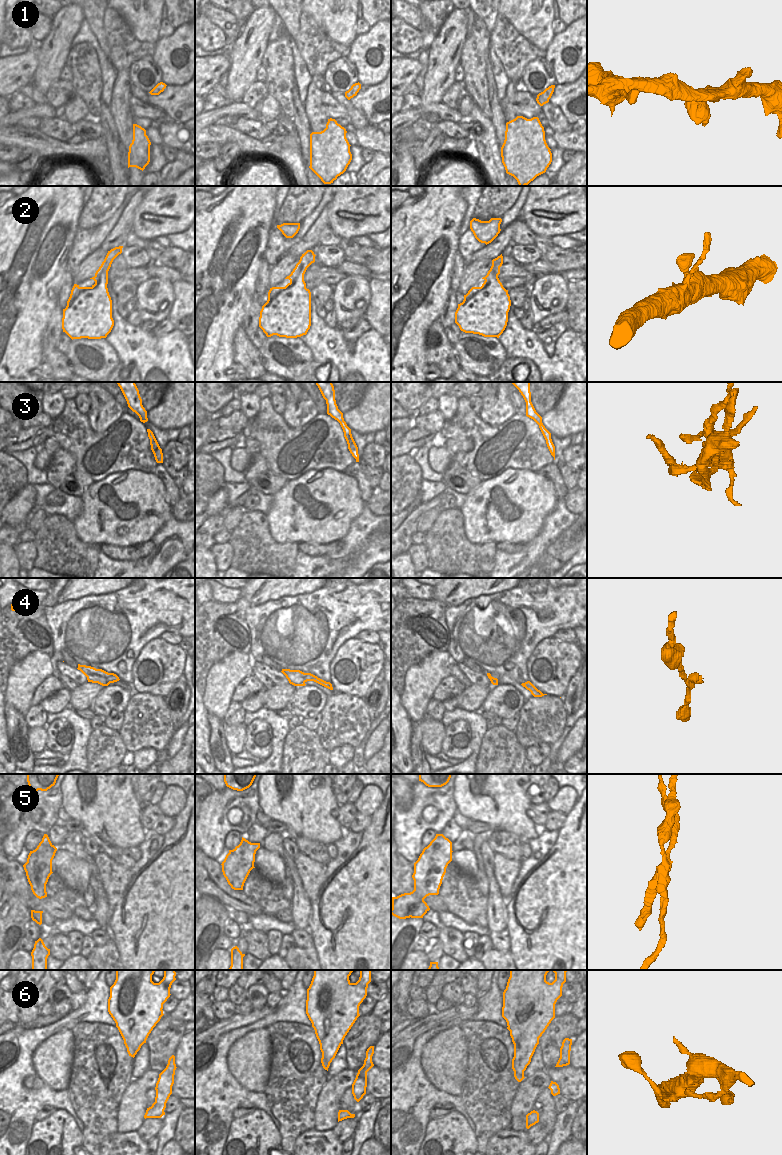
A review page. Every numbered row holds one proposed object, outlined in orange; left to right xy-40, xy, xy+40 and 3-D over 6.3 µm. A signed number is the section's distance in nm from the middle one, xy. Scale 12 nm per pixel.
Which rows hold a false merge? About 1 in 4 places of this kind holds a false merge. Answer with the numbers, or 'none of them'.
2, 5

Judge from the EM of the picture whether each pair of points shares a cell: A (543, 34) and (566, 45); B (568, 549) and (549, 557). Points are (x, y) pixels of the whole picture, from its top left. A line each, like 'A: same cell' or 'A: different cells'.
A: different cells
B: same cell

